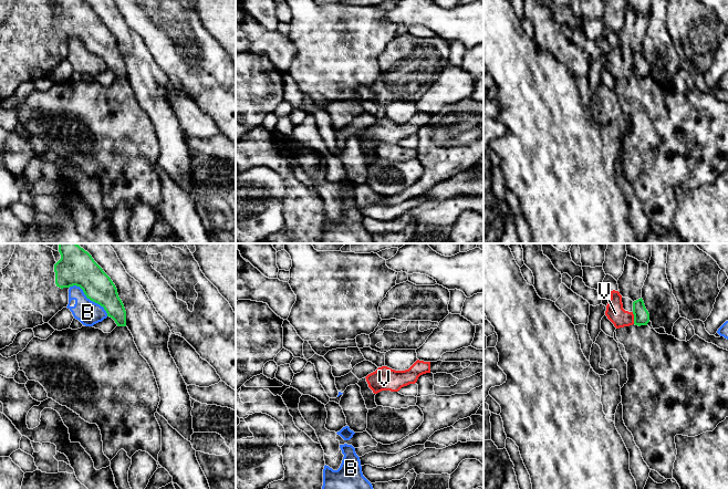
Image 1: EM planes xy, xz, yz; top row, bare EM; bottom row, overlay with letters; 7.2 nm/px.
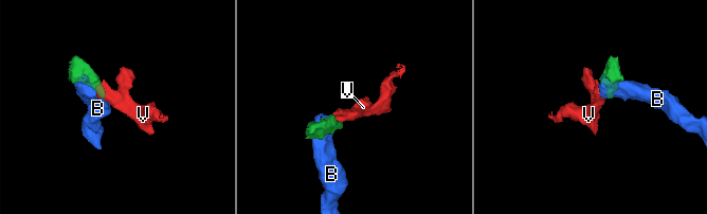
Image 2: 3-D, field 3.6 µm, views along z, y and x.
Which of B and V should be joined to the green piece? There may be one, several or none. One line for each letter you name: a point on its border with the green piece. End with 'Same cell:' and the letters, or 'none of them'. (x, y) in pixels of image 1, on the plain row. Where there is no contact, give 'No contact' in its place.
V: Touches green at yz (634, 70)
Same cell: V

